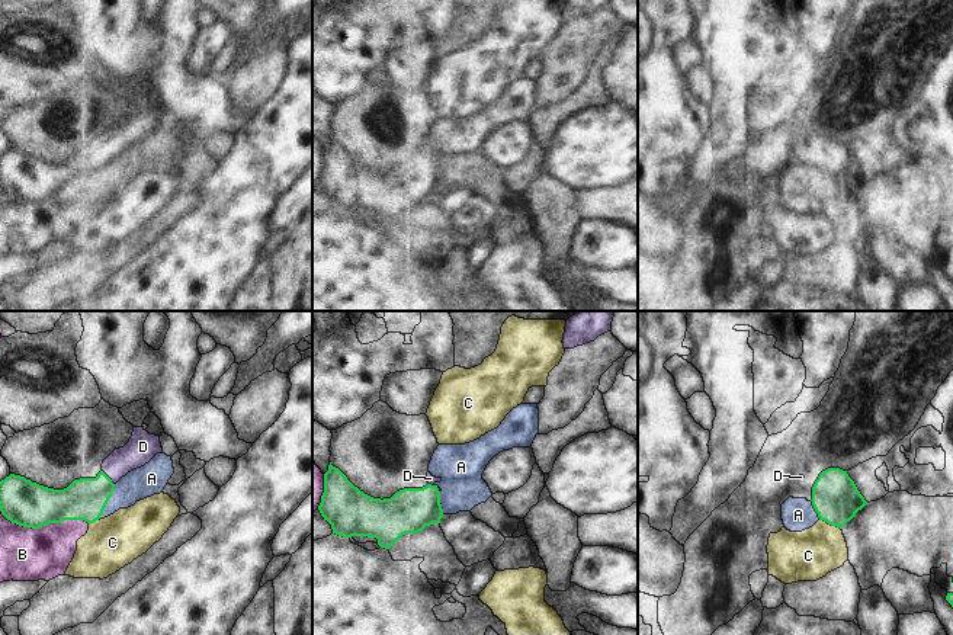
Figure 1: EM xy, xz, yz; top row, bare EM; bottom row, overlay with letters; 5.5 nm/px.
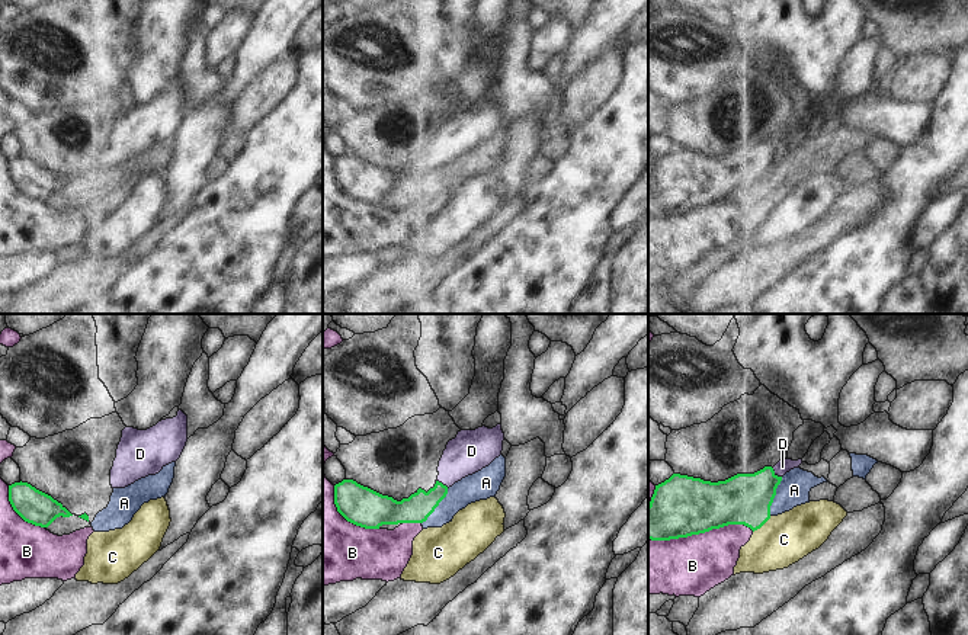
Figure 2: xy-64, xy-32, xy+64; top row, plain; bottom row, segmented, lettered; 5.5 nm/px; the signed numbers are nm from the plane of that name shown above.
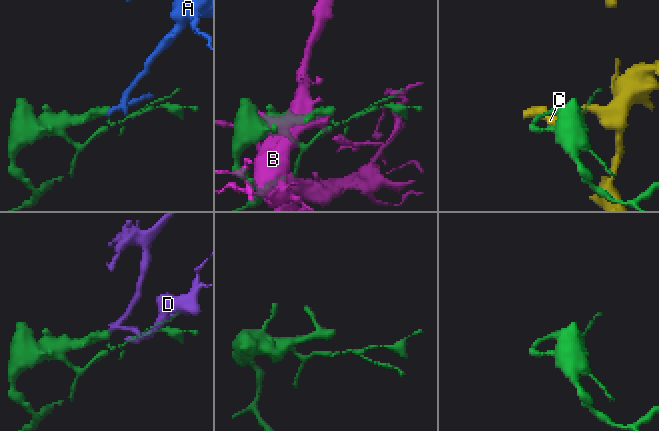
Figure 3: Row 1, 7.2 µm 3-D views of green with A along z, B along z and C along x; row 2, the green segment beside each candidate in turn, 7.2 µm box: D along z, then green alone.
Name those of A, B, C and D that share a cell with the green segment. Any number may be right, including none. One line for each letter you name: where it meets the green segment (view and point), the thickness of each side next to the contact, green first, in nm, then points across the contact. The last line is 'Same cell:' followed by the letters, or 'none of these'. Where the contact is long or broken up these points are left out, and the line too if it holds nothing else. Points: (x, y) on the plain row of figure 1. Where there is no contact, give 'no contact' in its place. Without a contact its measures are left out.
D: contact xy (108, 151); calibres 240 and 160 nm; way xy (84, 173), (108, 151), (141, 122)
Same cell: D

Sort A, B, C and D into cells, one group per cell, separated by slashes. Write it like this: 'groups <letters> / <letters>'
groups A B / C / D

